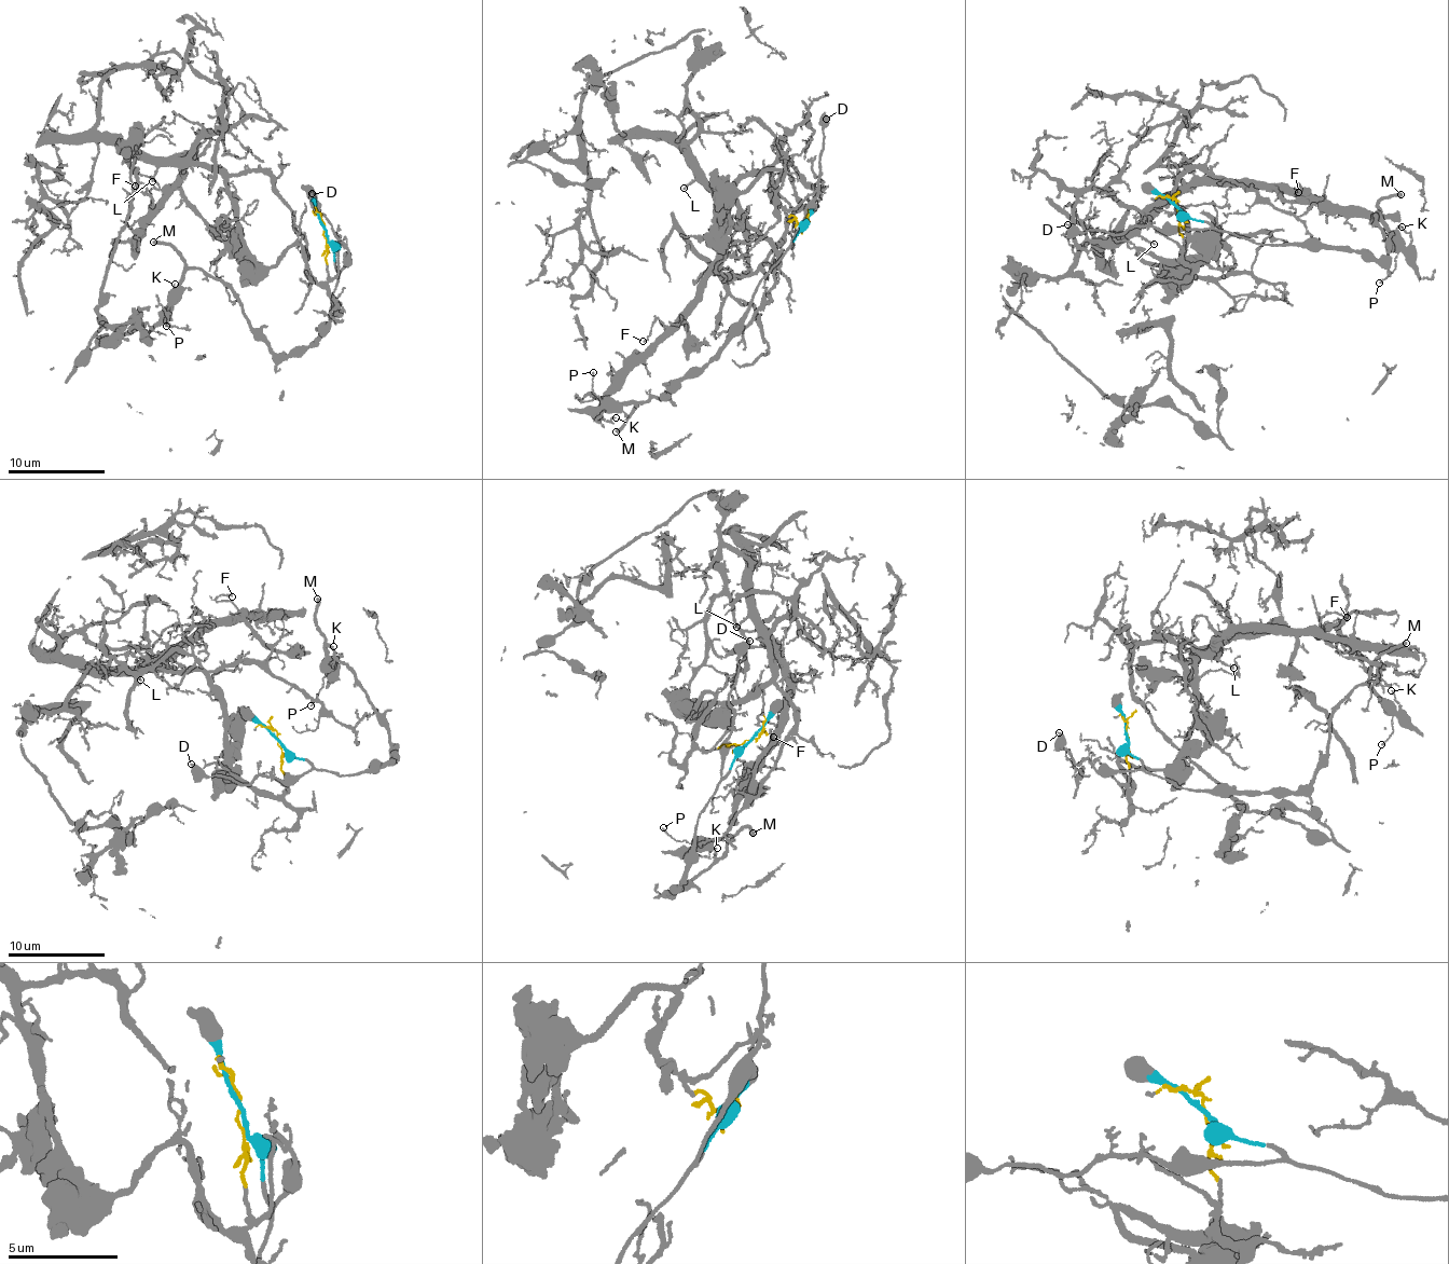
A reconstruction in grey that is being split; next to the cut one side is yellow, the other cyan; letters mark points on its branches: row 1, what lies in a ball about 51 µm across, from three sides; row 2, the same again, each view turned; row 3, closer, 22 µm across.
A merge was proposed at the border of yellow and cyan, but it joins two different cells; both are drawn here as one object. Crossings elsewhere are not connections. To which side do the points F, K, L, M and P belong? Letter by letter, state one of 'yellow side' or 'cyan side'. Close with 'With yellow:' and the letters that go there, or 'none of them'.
F: yellow side
K: cyan side
L: yellow side
M: cyan side
P: cyan side
With yellow: F, L

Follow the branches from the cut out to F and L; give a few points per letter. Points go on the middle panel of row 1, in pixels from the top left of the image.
F: (803, 224), (776, 205), (778, 172), (729, 203), (744, 230), (723, 198), (715, 264), (643, 342)
L: (803, 224), (774, 201), (775, 169), (730, 200), (729, 217), (744, 230), (741, 207), (694, 181), (682, 189)

